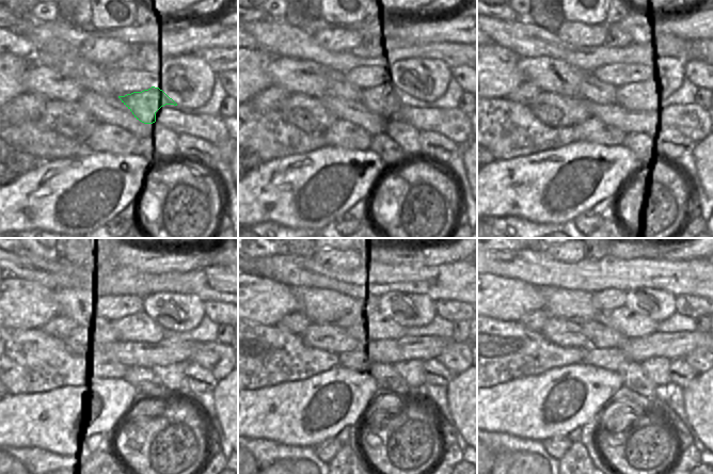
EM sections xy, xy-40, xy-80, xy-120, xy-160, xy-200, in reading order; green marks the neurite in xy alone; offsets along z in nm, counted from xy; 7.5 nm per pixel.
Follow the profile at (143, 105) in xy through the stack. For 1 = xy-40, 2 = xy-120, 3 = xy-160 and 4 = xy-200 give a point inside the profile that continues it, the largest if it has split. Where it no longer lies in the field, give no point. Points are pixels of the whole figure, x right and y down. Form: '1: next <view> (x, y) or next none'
1: next xy-40 (381, 100)
2: next xy-120 (140, 327)
3: next xy-160 (381, 324)
4: next xy-200 (628, 322)

